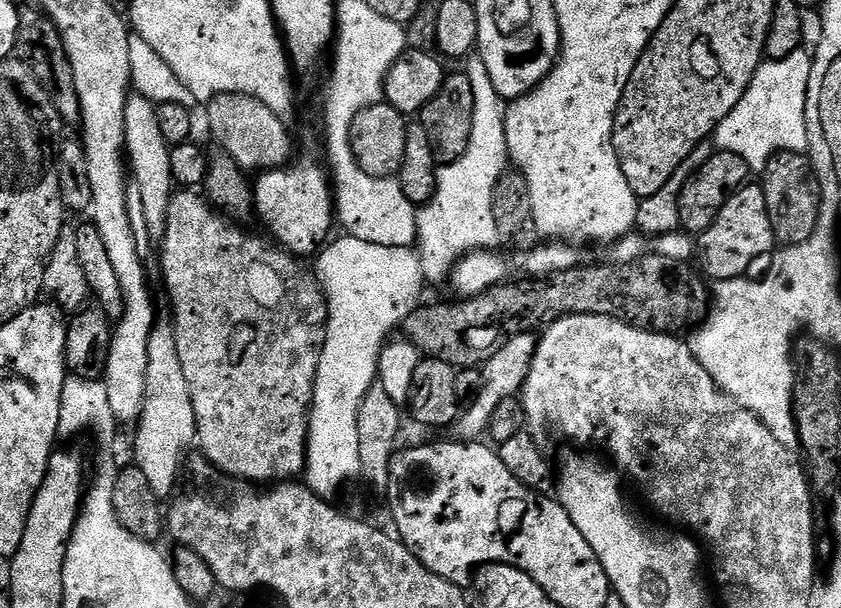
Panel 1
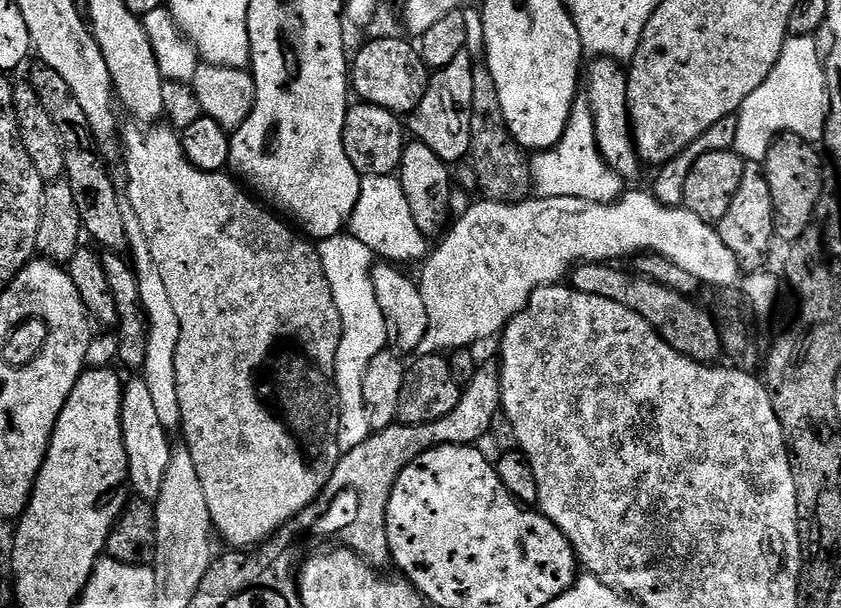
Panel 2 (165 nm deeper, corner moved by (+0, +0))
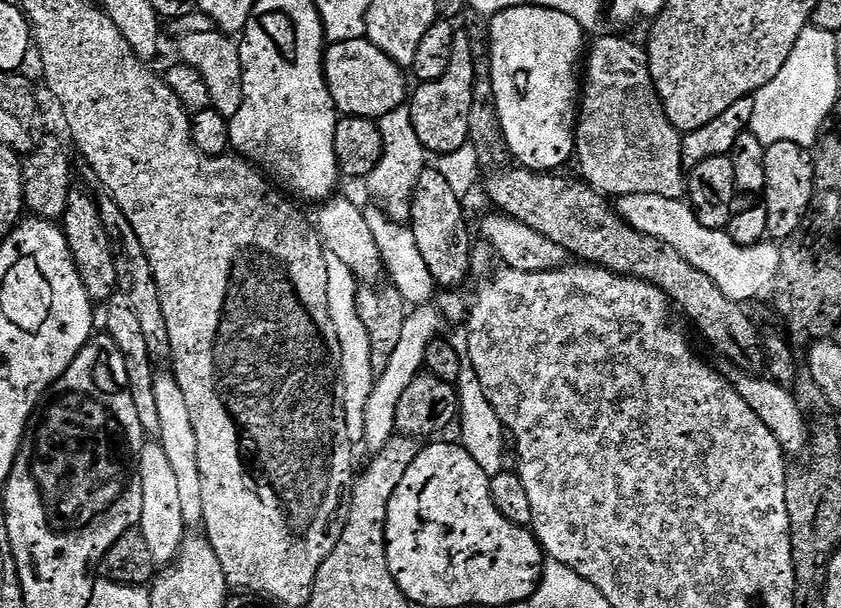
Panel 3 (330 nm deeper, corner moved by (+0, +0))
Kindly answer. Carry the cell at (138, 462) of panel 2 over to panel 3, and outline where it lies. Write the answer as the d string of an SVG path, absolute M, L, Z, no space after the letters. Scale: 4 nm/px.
M159 442L145 443L140 455L140 477L142 478L142 518L138 531L144 535L154 554L157 566L171 565L180 554L180 547L186 535L186 525L182 518L182 505L178 499L178 485L174 469L166 458Z

